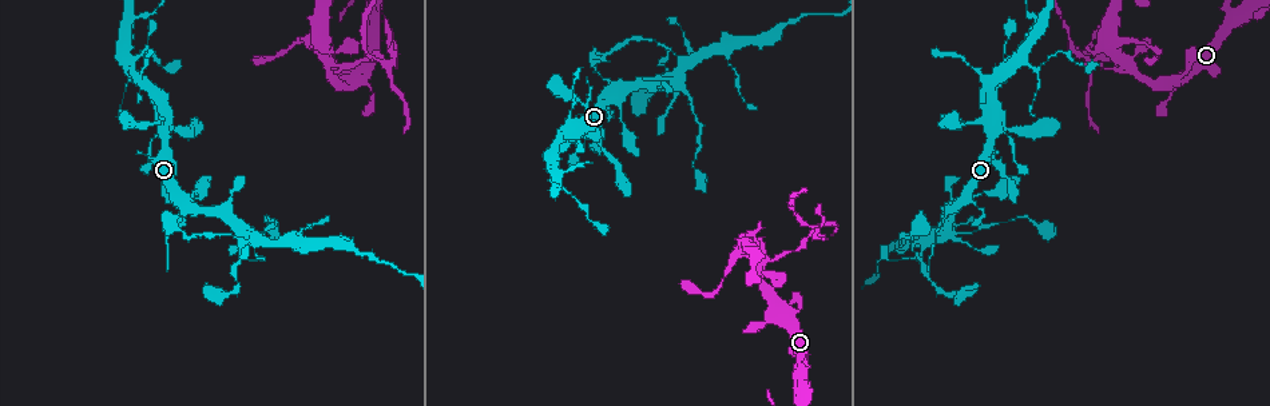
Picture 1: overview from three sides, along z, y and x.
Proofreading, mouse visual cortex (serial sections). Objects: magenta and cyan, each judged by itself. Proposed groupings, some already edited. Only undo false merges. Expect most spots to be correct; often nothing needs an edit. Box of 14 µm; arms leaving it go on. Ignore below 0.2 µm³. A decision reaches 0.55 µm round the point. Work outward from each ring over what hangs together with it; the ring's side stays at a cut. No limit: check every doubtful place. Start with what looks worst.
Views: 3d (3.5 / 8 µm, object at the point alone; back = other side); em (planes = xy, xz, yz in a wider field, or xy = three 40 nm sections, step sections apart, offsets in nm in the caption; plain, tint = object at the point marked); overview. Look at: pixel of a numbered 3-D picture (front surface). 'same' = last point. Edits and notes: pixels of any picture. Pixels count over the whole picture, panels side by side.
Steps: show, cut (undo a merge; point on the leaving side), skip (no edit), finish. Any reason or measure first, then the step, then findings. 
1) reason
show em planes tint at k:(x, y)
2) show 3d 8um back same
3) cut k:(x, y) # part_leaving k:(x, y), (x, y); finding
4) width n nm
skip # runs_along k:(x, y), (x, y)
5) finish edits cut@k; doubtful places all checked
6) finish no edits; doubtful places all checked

small branch off a trunk
show 3d 3.5um at 1:(927, 239)

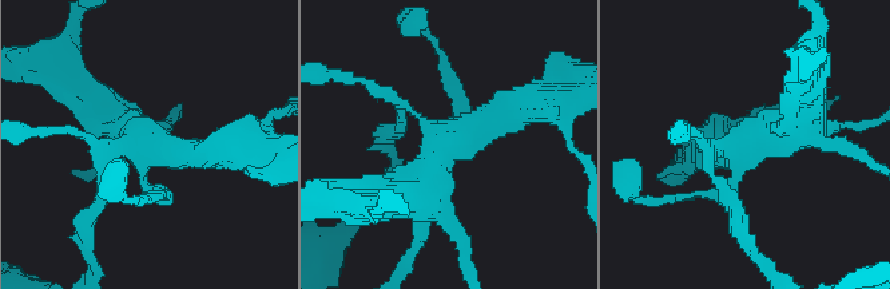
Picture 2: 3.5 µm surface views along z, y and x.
show em xy step 5 tint at 2:(448, 142)

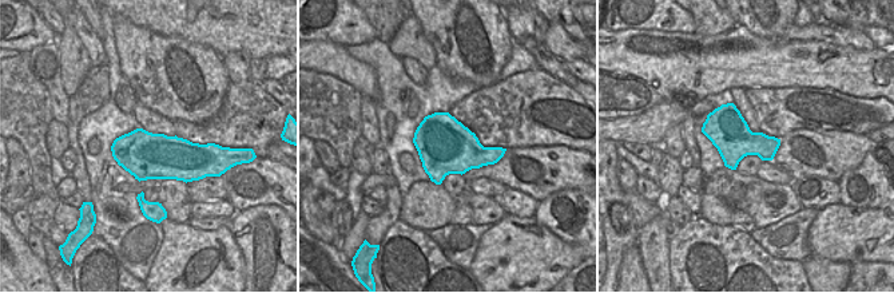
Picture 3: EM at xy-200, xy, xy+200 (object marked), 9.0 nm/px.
skip # runs_along 2:(402, 200), (452, 138), (525, 105); one cell here

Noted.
three-way junction
show 3d 3.5um at 1:(759, 268)

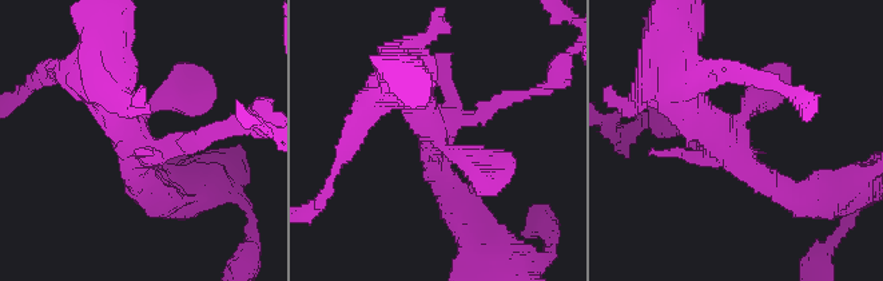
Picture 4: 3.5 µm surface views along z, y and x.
show em xy step 2 tint at 4:(439, 133)

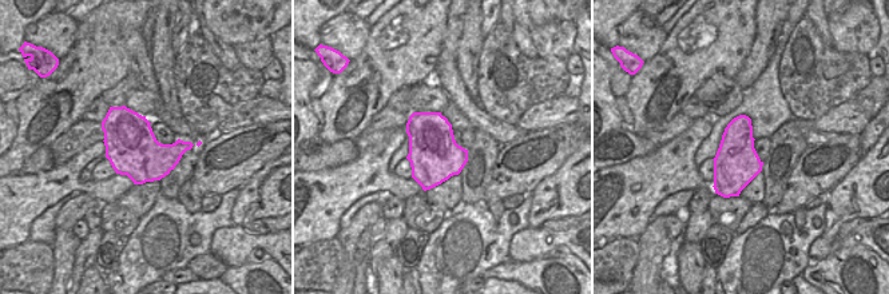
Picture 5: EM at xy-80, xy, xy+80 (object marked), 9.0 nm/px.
skip # runs_along 4:(792, 194), (731, 153), (683, 83); continuous, no second cell

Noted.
sharp bend
show 3d 3.5um at 1:(809, 227)

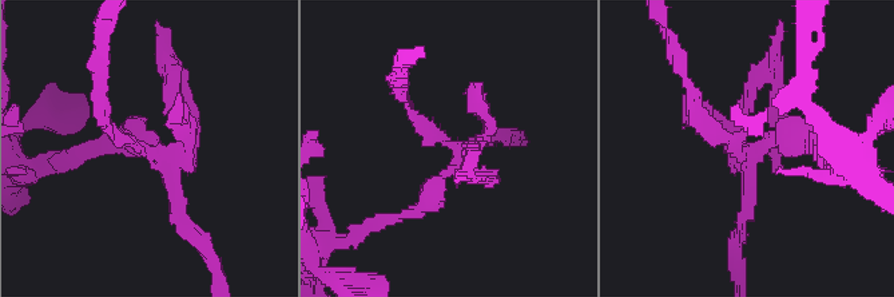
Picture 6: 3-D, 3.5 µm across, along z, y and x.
now the EM
show em xy step 2 tint at 6:(151, 148)

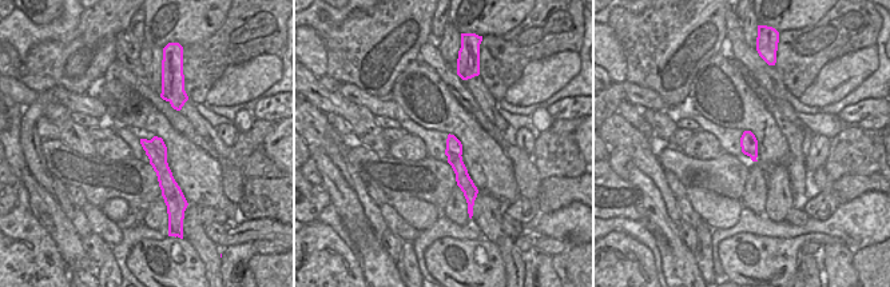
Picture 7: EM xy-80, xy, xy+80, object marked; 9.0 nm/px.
show em planes tint same

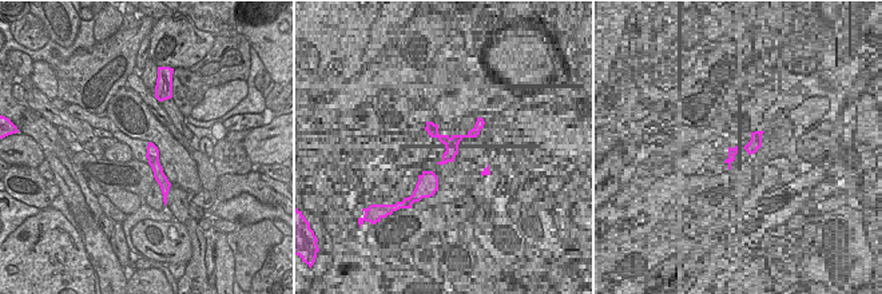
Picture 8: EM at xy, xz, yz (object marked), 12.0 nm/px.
width 160 nm
cut 6:(173, 173) # part_leaving 6:(151, 138), (183, 142), (171, 76); two cells meet here

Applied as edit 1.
finish edits cut@6; doubtful places all checked

